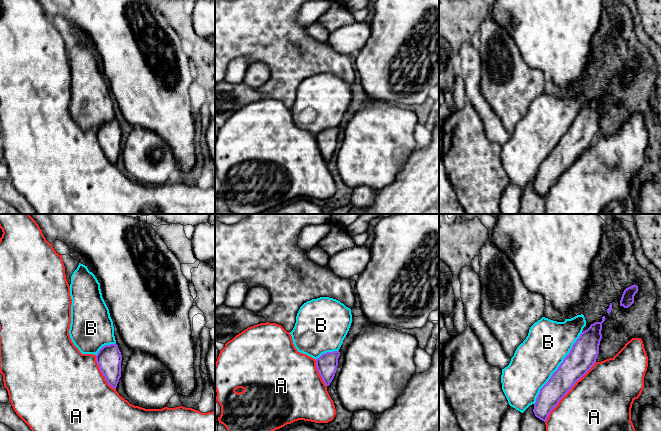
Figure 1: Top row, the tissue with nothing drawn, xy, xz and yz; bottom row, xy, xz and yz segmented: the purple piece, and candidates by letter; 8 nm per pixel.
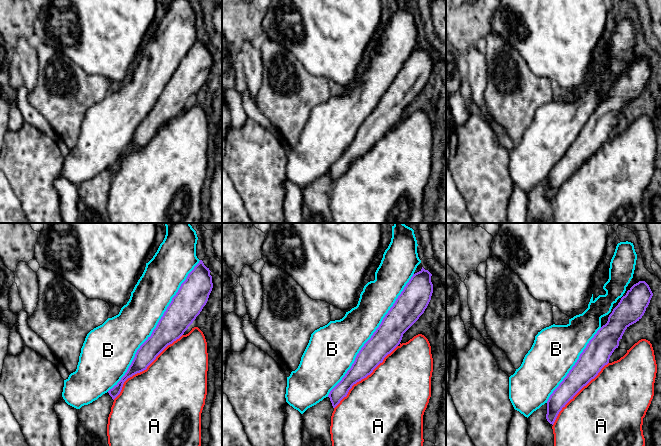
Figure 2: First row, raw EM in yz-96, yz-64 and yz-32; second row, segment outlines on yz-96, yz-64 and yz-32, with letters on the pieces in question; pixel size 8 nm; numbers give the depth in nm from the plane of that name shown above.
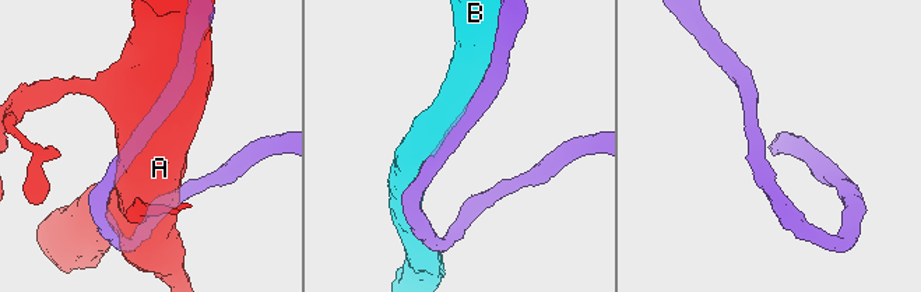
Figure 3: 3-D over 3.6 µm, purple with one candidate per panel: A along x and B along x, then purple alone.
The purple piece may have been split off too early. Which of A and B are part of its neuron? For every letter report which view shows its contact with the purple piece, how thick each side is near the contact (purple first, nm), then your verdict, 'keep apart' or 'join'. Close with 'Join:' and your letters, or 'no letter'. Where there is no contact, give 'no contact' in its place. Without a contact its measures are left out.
A: meets purple in yz; 220 nm thick on the purple side, 500 nm on the other; keep apart
B: meets purple in yz; 220 nm thick on the purple side, 360 nm on the other; join
Join: B

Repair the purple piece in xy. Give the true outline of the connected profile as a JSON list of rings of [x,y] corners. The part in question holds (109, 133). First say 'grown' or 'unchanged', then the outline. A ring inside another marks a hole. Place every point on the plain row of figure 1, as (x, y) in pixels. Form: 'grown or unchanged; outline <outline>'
grown; outline [[[79,39],[71,52],[71,100],[69,111],[82,130],[93,130],[107,159],[116,165],[121,153],[122,131],[116,120],[113,97],[102,73],[100,59],[87,42]]]

